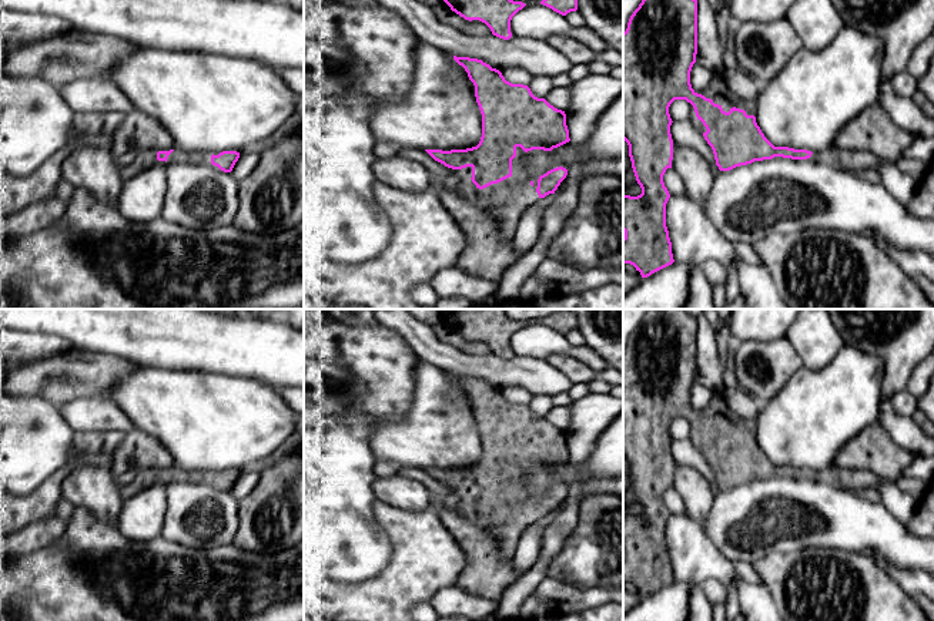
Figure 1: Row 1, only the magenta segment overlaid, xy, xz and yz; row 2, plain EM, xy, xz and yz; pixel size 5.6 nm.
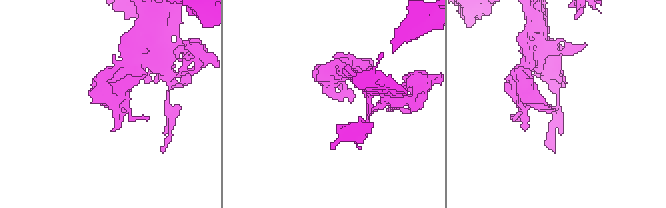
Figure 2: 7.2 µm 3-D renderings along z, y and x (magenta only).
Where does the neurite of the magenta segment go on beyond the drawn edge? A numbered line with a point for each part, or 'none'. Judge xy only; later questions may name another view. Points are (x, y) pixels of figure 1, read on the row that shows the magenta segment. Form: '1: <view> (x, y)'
1: xy (177, 155)

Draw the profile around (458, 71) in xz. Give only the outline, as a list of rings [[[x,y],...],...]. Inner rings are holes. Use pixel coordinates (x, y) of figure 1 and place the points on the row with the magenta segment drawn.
[[[449,56],[449,61],[452,64],[452,77],[465,88],[471,90],[475,93],[475,85],[469,80],[468,73],[462,66],[459,66],[452,56]]]

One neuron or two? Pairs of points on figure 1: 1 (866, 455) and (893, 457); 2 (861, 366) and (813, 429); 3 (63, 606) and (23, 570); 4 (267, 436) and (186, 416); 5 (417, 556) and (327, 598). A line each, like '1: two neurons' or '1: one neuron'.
1: one neuron
2: one neuron
3: one neuron
4: one neuron
5: one neuron

